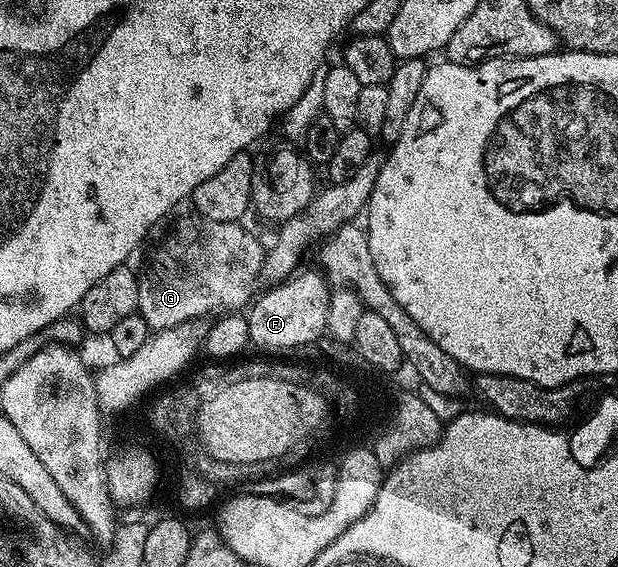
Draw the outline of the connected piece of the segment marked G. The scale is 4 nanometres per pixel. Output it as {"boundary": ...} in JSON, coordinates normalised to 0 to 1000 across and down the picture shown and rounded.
{"boundary":[[[299,383],[254,434],[241,453],[241,469],[225,489],[225,534],[222,550],[238,563],[243,582],[275,580],[324,568],[324,559],[343,561],[366,549],[390,549],[411,529],[417,515],[416,494],[424,494],[429,473],[429,439],[409,411],[395,404],[395,395],[348,393],[328,383]]]}

